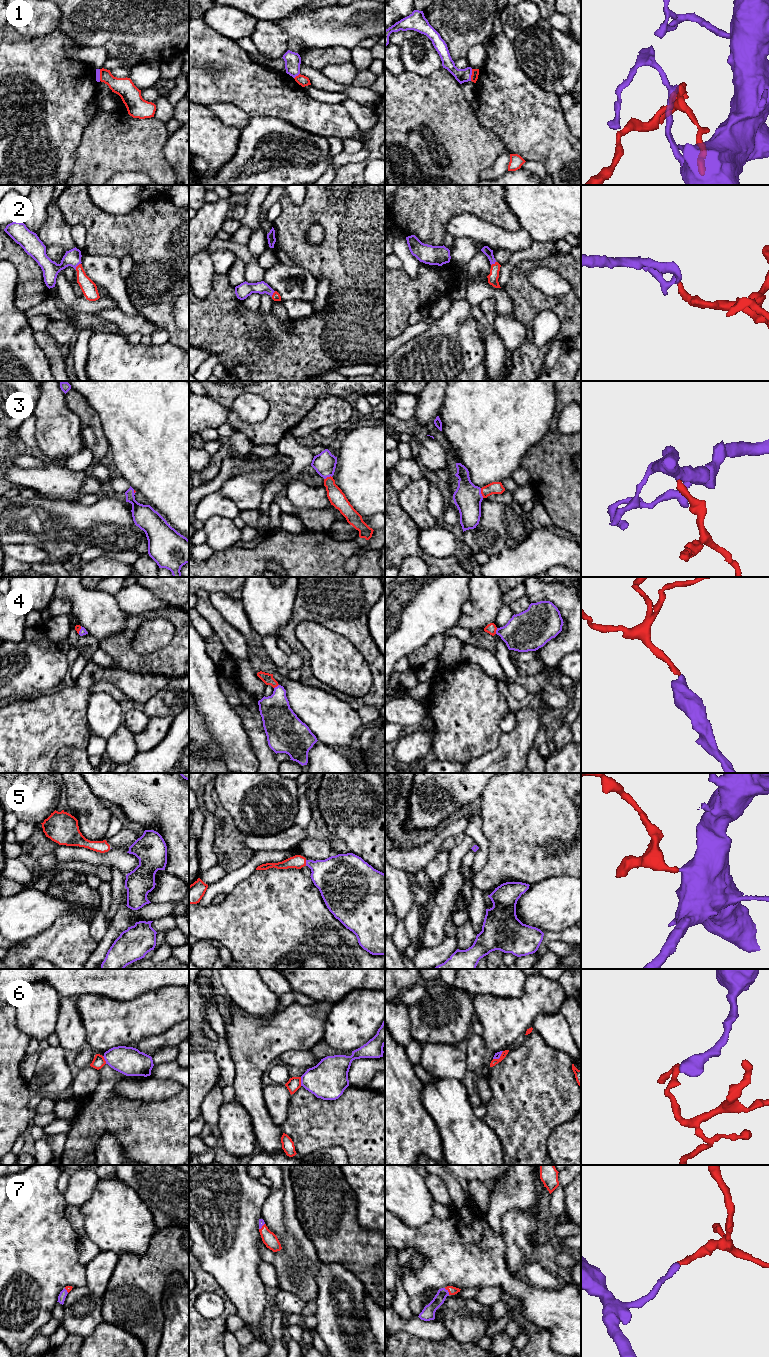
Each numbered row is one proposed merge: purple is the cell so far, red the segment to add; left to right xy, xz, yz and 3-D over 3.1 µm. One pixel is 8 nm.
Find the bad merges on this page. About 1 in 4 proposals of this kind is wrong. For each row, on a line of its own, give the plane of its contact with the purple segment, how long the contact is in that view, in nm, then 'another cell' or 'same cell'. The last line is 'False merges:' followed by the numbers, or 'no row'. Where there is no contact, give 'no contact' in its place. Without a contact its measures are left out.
1: yz | 100 nm | another cell
2: xy | 70 nm | same cell
3: yz | 80 nm | same cell
4: yz | 50 nm | same cell
5: xz | 50 nm | same cell
6: xz | 70 nm | another cell
7: yz | 70 nm | same cell
False merges: 1, 6

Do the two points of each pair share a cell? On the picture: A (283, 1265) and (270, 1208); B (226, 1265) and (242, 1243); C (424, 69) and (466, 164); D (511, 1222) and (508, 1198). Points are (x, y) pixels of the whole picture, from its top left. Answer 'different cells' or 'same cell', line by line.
A: same cell
B: same cell
C: different cells
D: different cells

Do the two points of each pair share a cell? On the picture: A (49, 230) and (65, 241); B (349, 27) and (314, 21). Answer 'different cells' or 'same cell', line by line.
A: same cell
B: same cell

